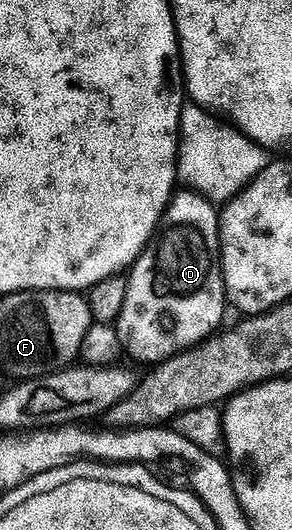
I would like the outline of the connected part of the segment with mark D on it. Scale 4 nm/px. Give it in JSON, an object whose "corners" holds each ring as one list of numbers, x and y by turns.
{"corners":[[176,192,161,218,154,245,144,249,131,266,128,281,123,275,110,277,85,293,92,322,96,325,117,322,124,354,135,361,144,361,147,367,206,342,222,323,223,305,228,304,219,256,219,213,212,202,198,193]]}

